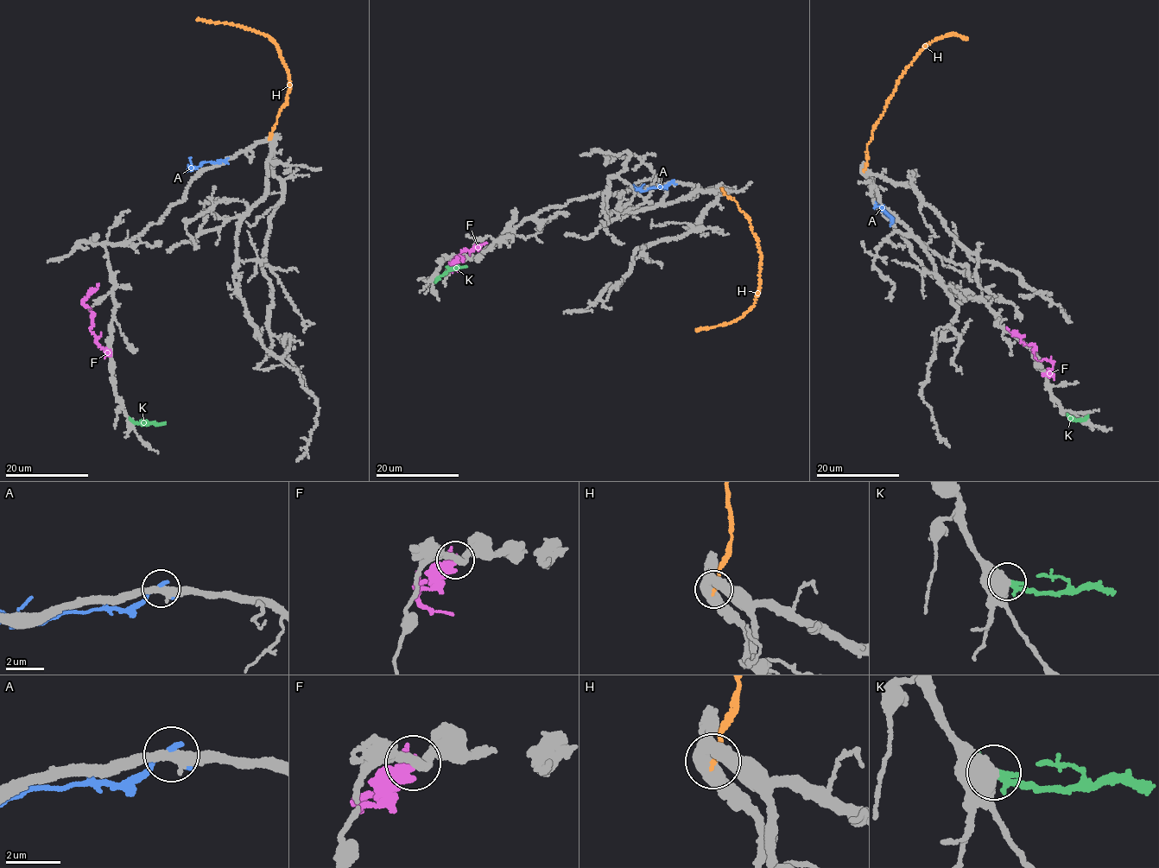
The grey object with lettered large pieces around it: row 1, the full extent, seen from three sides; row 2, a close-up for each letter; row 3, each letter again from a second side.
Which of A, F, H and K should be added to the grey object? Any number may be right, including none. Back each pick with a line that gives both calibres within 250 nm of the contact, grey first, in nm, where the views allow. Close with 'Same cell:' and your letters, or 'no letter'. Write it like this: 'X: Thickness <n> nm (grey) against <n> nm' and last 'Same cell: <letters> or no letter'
Same cell: no letter

